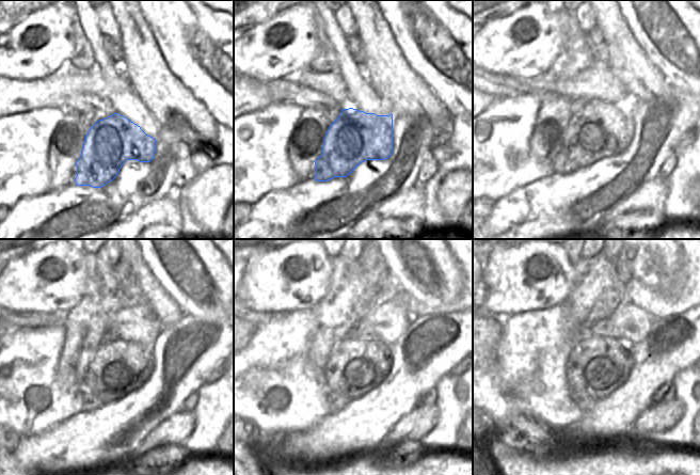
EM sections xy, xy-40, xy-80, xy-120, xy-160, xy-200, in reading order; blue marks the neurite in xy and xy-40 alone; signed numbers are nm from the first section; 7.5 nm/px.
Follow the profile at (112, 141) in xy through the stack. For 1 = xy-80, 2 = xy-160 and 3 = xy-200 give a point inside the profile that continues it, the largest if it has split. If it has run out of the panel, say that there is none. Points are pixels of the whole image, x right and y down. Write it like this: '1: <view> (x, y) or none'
1: xy-80 (598, 130)
2: xy-160 (355, 366)
3: xy-200 (597, 366)

